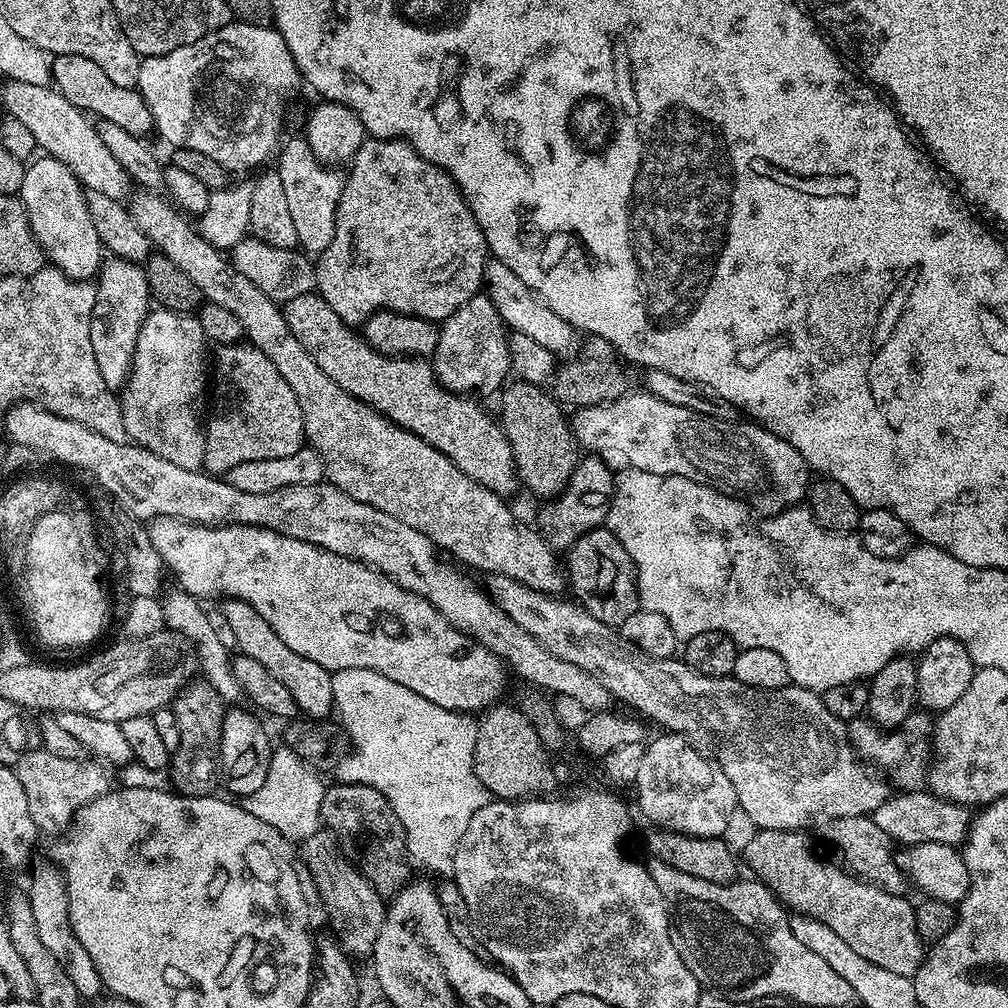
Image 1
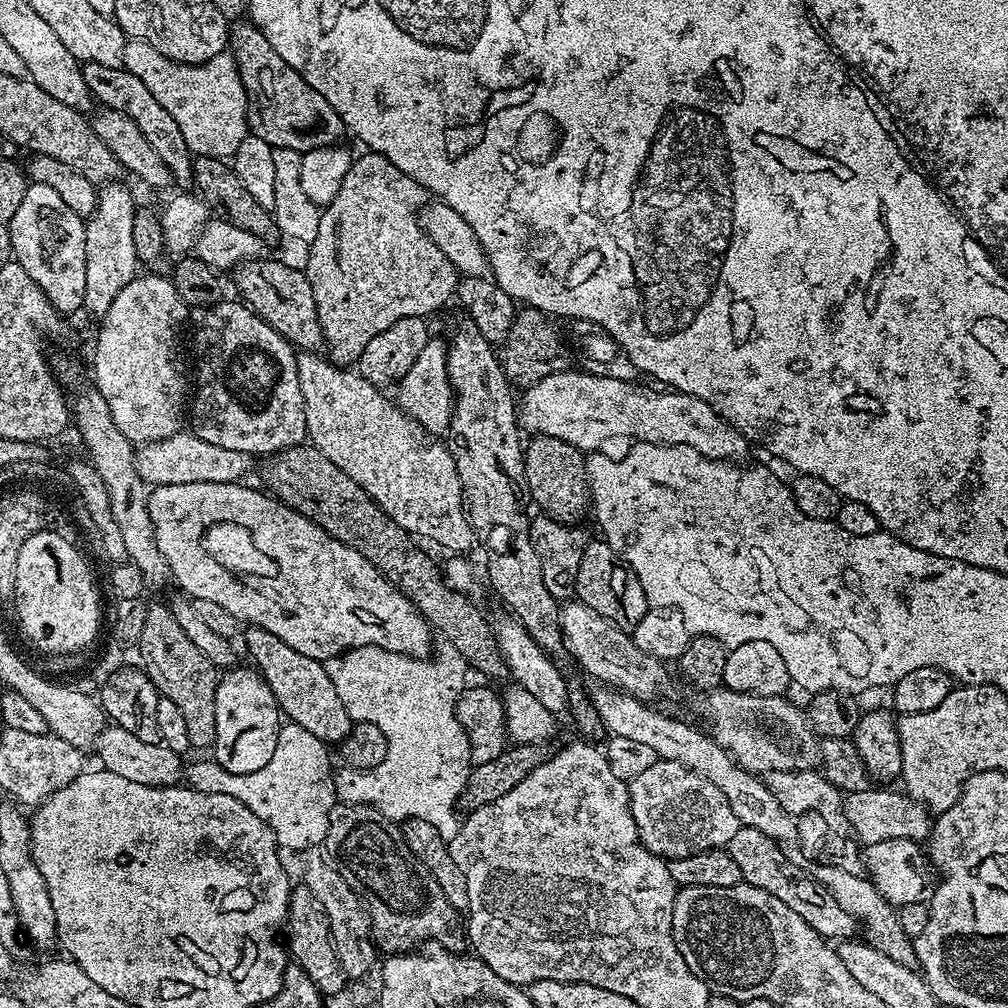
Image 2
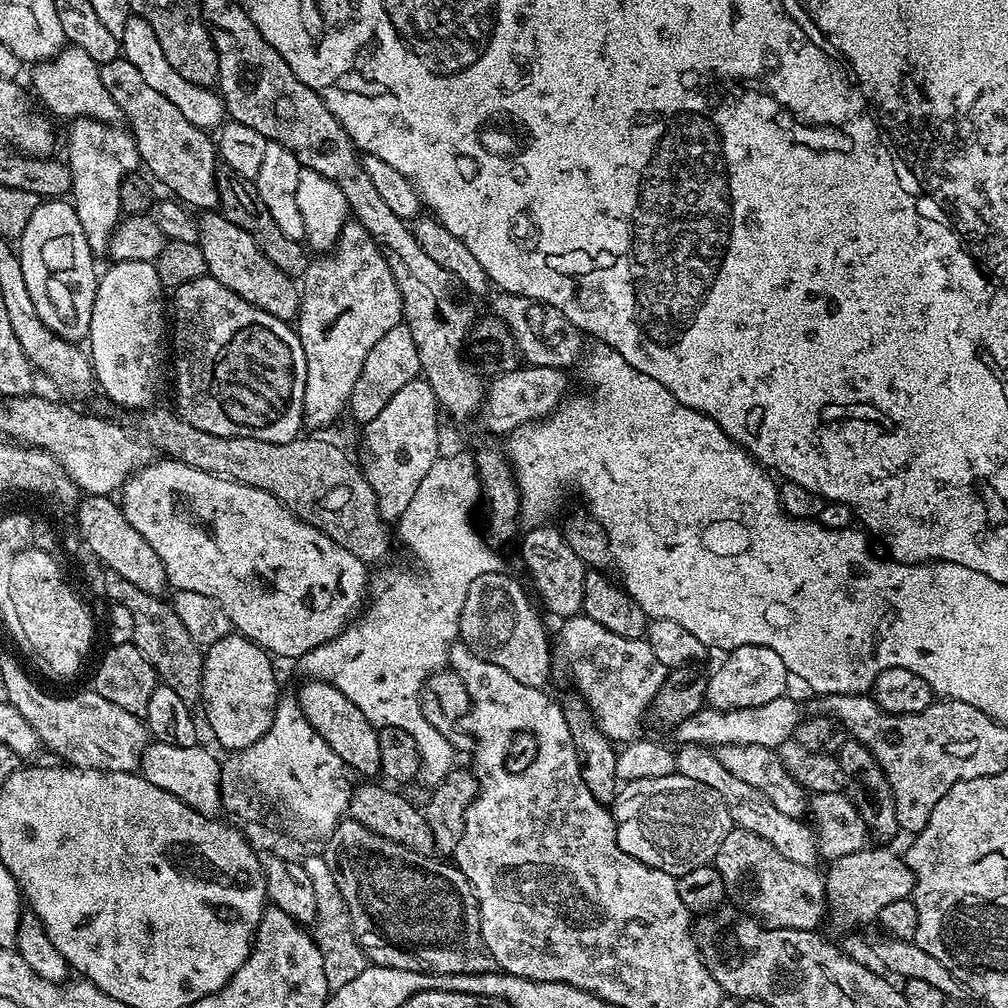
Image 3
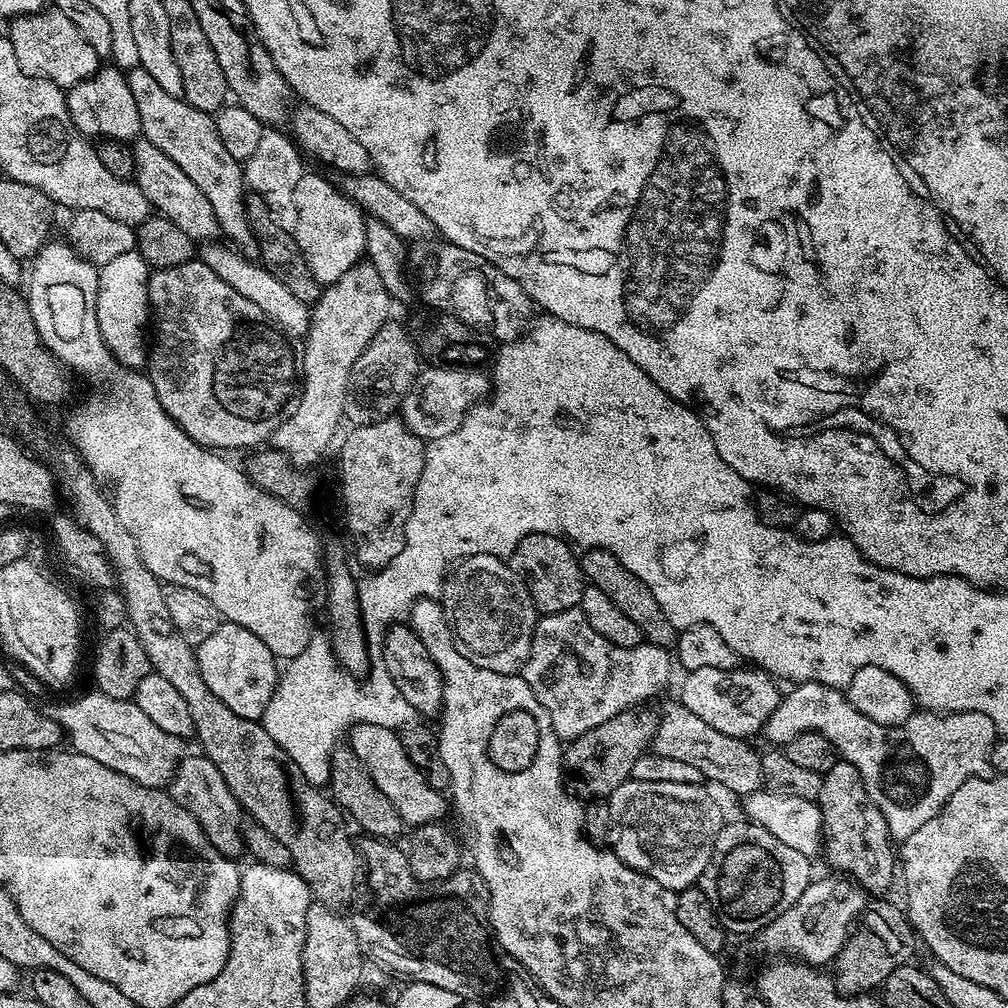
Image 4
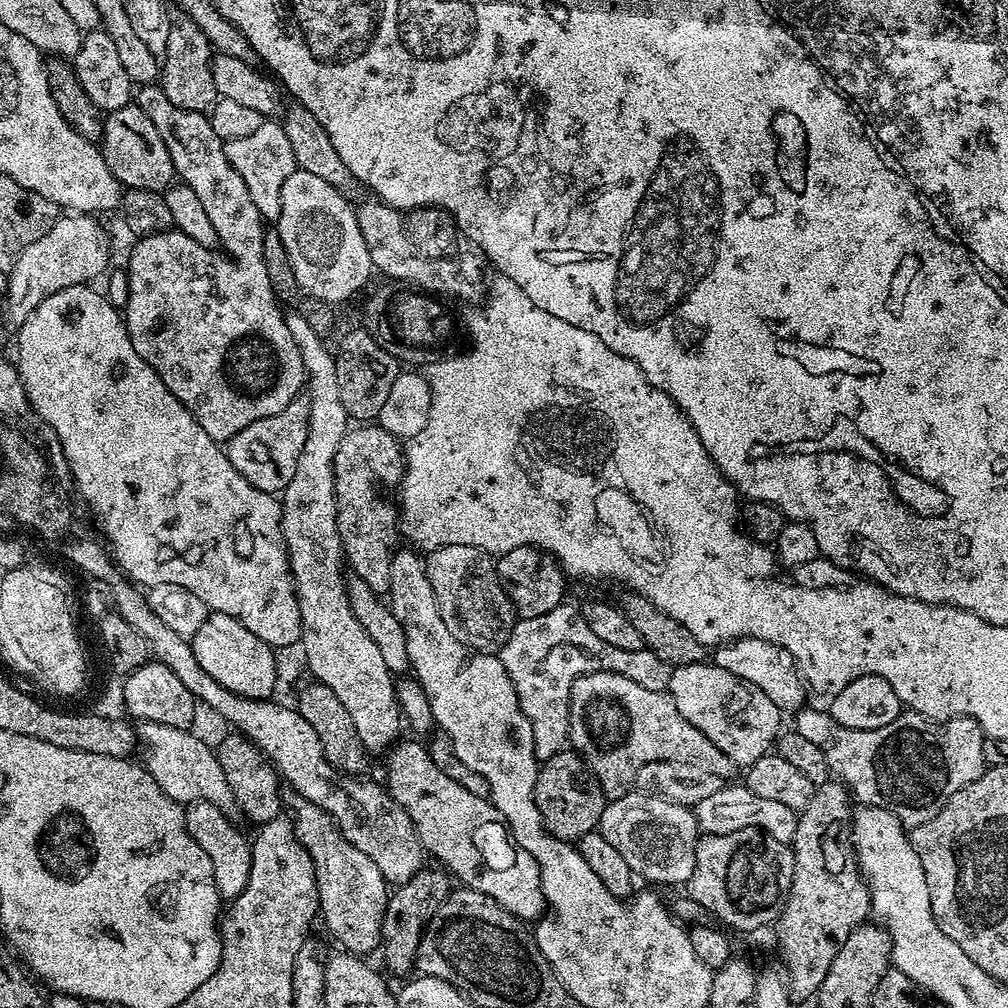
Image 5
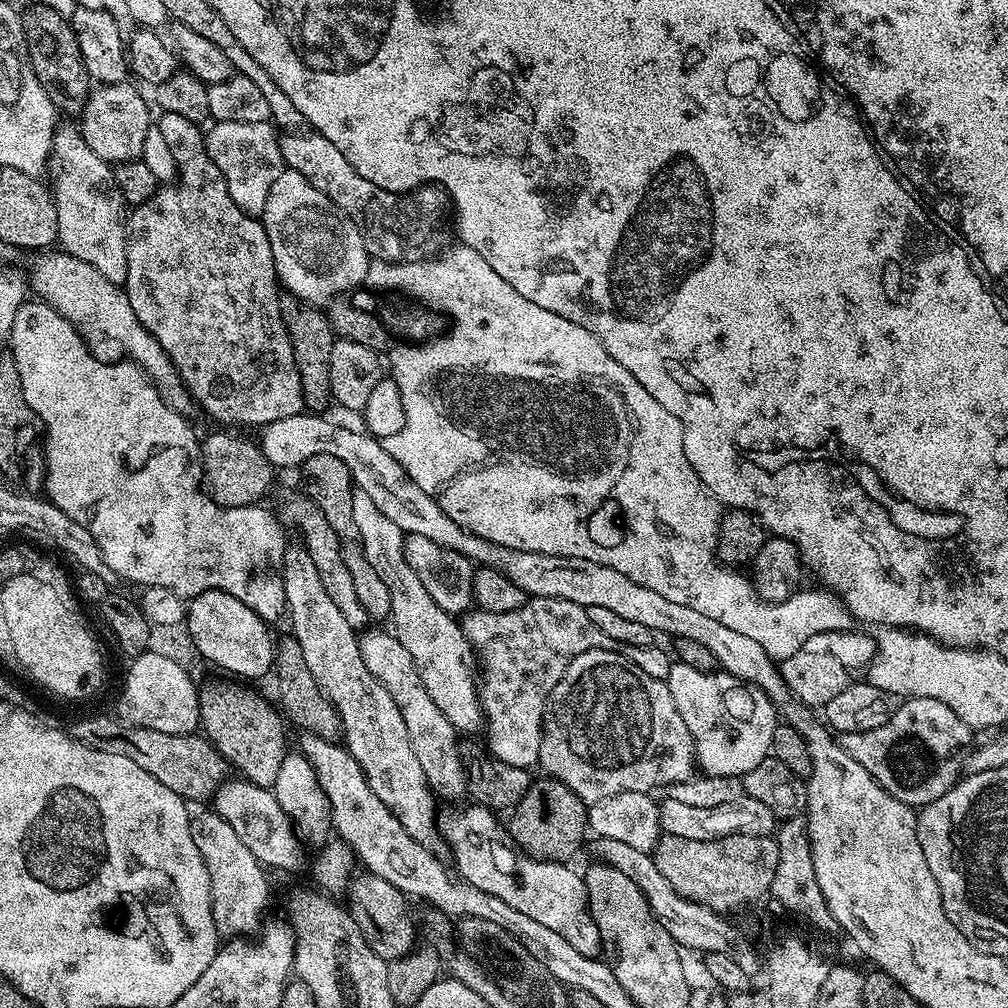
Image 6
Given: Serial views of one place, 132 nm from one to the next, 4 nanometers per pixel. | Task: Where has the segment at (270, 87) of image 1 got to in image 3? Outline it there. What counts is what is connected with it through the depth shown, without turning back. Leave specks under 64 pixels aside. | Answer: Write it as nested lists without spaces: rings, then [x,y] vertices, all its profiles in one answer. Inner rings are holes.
[[[129,15],[126,30],[122,30],[119,37],[123,59],[129,60],[138,69],[138,74],[142,74],[142,79],[152,89],[158,90],[158,94],[163,94],[169,102],[174,102],[174,106],[178,106],[178,111],[188,121],[194,122],[194,126],[205,130],[216,130],[225,123],[224,102],[220,99],[219,91],[203,88],[194,82],[186,82],[186,78],[182,78],[182,74],[178,74],[178,70],[174,70],[174,66],[166,62],[166,54],[162,54],[162,46],[158,46],[158,38],[148,20],[144,20],[141,16]]]

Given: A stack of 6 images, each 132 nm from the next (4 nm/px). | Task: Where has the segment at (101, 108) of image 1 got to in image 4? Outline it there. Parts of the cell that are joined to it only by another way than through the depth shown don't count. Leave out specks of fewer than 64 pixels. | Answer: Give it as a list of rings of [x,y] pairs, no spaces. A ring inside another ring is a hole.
[[[129,68],[126,75],[130,94],[134,94],[134,103],[138,106],[138,118],[140,119],[140,131],[143,139],[149,140],[162,154],[174,158],[178,166],[182,166],[188,173],[188,177],[200,185],[202,194],[210,198],[210,206],[214,206],[214,214],[220,223],[220,231],[233,245],[251,245],[253,243],[252,227],[246,216],[244,198],[246,185],[244,182],[244,170],[241,161],[226,150],[222,138],[218,138],[216,121],[211,115],[194,106],[187,104],[178,96],[166,94],[162,86],[151,74],[146,74],[144,68]]]

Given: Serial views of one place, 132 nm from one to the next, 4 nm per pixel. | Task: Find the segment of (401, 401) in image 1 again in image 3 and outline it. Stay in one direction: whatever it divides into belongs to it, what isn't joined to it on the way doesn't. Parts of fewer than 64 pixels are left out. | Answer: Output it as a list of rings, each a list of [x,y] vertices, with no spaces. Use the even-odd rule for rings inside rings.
[[[208,210],[203,217],[199,217],[200,225],[199,245],[202,250],[202,258],[206,258],[208,275],[213,276],[226,290],[234,290],[238,298],[246,298],[258,310],[266,310],[266,314],[274,314],[274,318],[295,321],[300,315],[300,293],[297,281],[293,277],[282,274],[262,250],[258,250],[258,242],[246,234],[246,230],[239,228],[234,222],[230,222],[219,211]]]

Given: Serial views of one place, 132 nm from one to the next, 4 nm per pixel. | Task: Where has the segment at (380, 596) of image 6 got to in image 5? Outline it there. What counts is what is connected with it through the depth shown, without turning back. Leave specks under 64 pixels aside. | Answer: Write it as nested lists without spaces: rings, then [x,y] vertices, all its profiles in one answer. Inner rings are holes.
[[[376,422],[353,427],[342,438],[338,454],[334,454],[336,517],[338,534],[344,547],[344,559],[351,575],[362,578],[370,590],[381,594],[387,594],[390,590],[390,562],[397,547],[398,508],[376,487],[380,480],[403,480],[404,466],[401,441],[394,434],[382,430]]]

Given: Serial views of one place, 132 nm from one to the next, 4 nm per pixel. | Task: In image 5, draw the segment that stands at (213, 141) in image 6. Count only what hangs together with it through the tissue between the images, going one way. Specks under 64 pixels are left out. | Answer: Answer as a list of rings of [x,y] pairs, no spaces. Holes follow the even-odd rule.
[[[261,122],[246,138],[234,138],[224,146],[226,158],[230,158],[230,166],[242,174],[248,187],[250,198],[254,206],[258,206],[261,216],[275,218],[282,210],[282,184],[290,178],[292,172],[297,171],[294,150],[290,148],[290,138],[286,138],[283,123]]]

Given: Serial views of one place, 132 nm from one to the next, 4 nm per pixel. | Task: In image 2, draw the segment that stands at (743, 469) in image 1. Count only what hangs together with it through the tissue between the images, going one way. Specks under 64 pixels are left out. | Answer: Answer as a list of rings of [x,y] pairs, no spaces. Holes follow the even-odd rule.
[[[569,370],[543,376],[530,388],[523,389],[518,400],[518,423],[525,433],[550,438],[562,438],[562,442],[570,442],[570,446],[588,454],[600,450],[607,440],[620,440],[625,436],[628,442],[646,444],[685,444],[709,456],[711,460],[739,461],[750,449],[750,441],[735,426],[723,420],[706,402],[685,392],[661,390],[659,387],[647,388],[641,382],[618,382],[618,378],[598,378],[583,370]]]

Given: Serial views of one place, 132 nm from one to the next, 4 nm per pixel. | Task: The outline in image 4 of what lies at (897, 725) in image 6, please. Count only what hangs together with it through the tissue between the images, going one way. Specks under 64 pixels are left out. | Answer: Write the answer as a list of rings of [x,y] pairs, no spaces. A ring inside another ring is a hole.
[[[806,682],[788,689],[781,695],[774,714],[764,723],[762,736],[769,740],[769,745],[783,746],[790,743],[798,734],[817,732],[836,747],[839,759],[850,762],[862,774],[862,782],[866,786],[866,794],[882,810],[882,818],[886,818],[886,826],[890,830],[893,841],[902,842],[920,829],[925,822],[930,822],[934,814],[946,806],[950,794],[958,790],[968,780],[983,780],[993,775],[992,748],[996,745],[998,733],[994,722],[986,718],[986,714],[977,712],[929,712],[917,711],[906,722],[898,726],[878,726],[866,714],[858,714],[841,689],[822,686],[818,682]]]

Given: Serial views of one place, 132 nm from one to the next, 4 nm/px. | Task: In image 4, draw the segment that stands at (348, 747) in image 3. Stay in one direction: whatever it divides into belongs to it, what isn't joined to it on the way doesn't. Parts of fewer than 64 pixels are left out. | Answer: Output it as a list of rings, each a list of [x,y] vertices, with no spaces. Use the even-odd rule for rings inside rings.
[[[353,724],[347,736],[347,747],[358,754],[362,766],[370,774],[370,778],[374,778],[374,786],[378,786],[378,790],[382,790],[382,794],[386,794],[386,798],[394,802],[394,810],[398,810],[405,825],[434,824],[445,819],[448,808],[450,812],[445,793],[434,790],[418,770],[418,766],[410,762],[410,754],[406,754],[396,728],[388,728],[384,724]]]

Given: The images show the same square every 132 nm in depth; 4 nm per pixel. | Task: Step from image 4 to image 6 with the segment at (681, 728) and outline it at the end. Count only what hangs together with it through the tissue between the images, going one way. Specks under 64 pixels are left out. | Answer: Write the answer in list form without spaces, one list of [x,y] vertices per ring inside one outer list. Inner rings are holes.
[[[605,648],[578,654],[562,674],[558,686],[554,686],[544,709],[538,768],[545,777],[570,786],[587,805],[614,794],[651,793],[652,787],[663,789],[690,780],[698,772],[696,744],[690,738],[690,730],[686,730],[686,722],[682,722],[682,714],[678,714],[678,706],[674,706],[667,683],[650,678],[646,670],[627,660],[623,651],[611,652]]]

